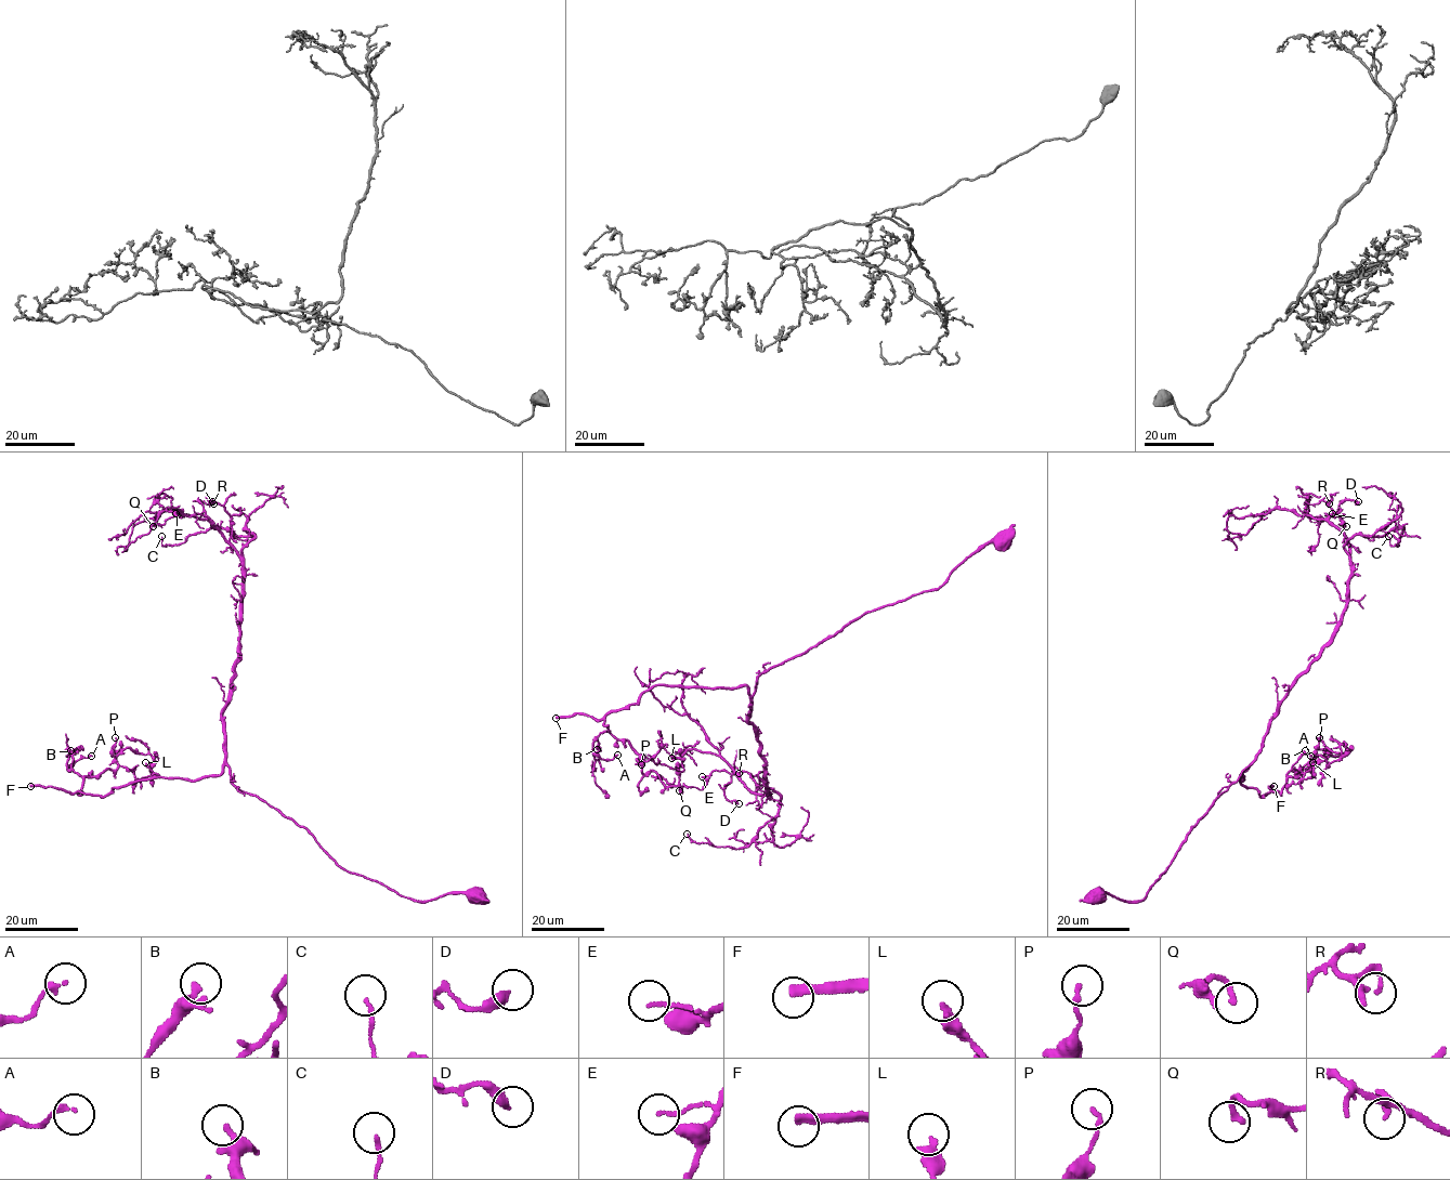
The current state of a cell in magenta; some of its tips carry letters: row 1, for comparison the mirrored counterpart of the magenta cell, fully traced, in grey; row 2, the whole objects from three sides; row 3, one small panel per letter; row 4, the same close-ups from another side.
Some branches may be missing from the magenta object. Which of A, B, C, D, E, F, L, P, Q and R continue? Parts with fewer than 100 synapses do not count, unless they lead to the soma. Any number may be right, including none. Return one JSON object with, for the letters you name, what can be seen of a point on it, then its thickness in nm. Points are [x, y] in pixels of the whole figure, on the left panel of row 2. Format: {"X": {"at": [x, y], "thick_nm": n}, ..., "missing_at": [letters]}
{"F": {"at": [30, 786], "thick_nm": 320}, "missing_at": ["F"]}

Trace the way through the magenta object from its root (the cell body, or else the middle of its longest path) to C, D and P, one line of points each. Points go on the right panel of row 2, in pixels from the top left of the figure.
C: (1097, 896), (1145, 897), (1330, 639), (1350, 574), (1344, 545), (1403, 525), (1398, 545), (1388, 536)
D: (1097, 896), (1141, 901), (1255, 759), (1279, 703), (1341, 618), (1350, 543), (1329, 518), (1345, 500), (1358, 501)
P: (1097, 896), (1141, 901), (1245, 768), (1244, 785), (1259, 796), (1281, 795), (1288, 777), (1317, 762), (1319, 737)

